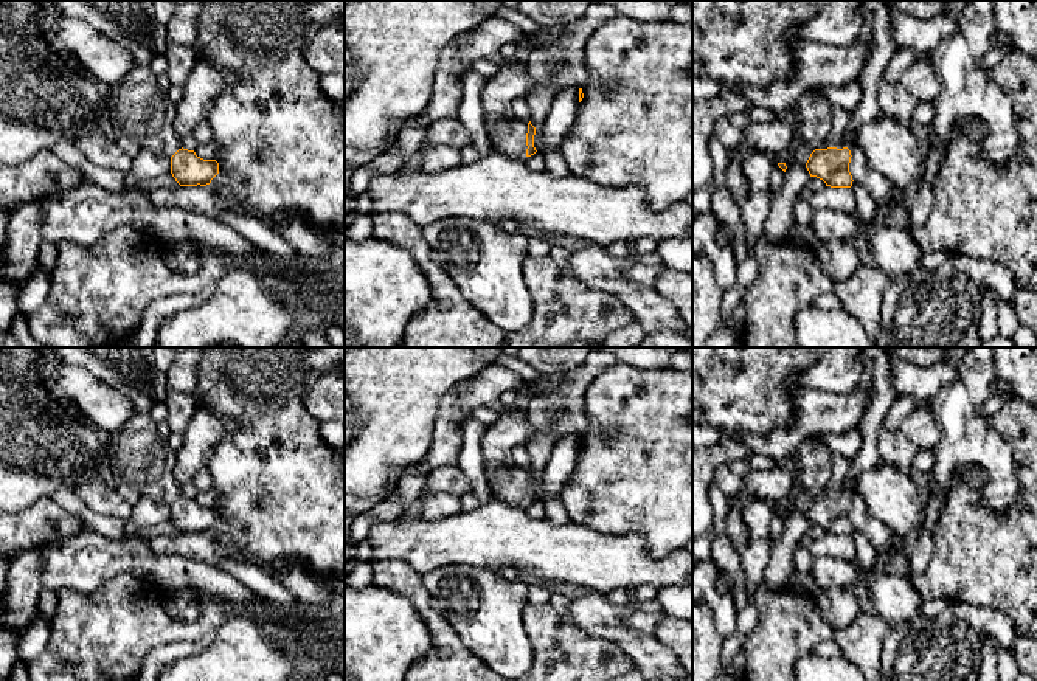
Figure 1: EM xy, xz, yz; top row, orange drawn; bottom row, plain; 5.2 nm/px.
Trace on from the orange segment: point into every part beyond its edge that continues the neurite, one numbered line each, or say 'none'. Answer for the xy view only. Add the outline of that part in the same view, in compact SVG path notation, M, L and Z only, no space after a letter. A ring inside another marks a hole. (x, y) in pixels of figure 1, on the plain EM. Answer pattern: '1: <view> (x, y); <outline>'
1: xy (138, 455); M149 411L132 413L123 428L110 434L107 458L110 461L110 472L118 484L130 484L140 495L157 503L172 504L182 496L180 486L174 476L177 453L160 434L157 422L151 417Z

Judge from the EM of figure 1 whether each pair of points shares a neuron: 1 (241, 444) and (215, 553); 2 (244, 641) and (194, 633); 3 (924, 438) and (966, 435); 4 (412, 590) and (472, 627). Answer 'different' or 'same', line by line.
1: same
2: different
3: different
4: different

